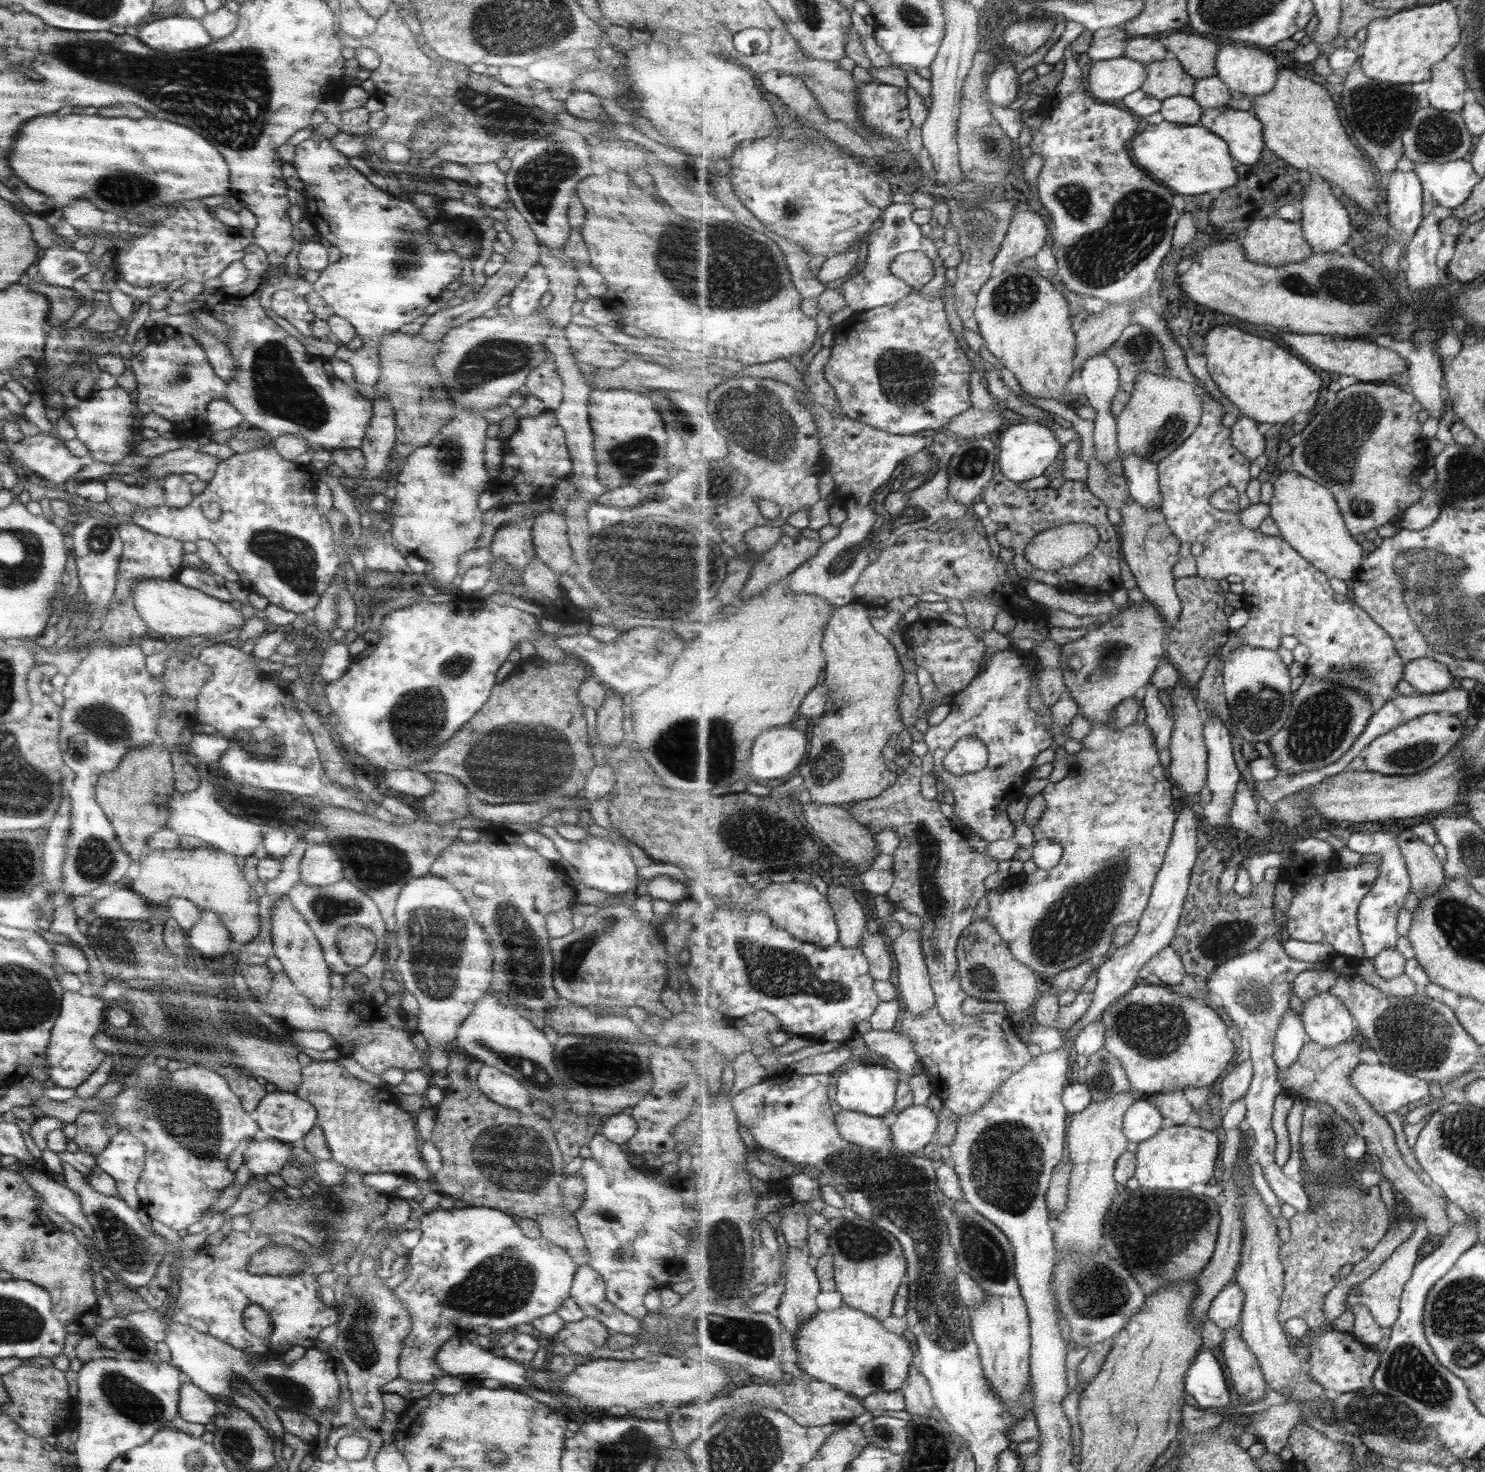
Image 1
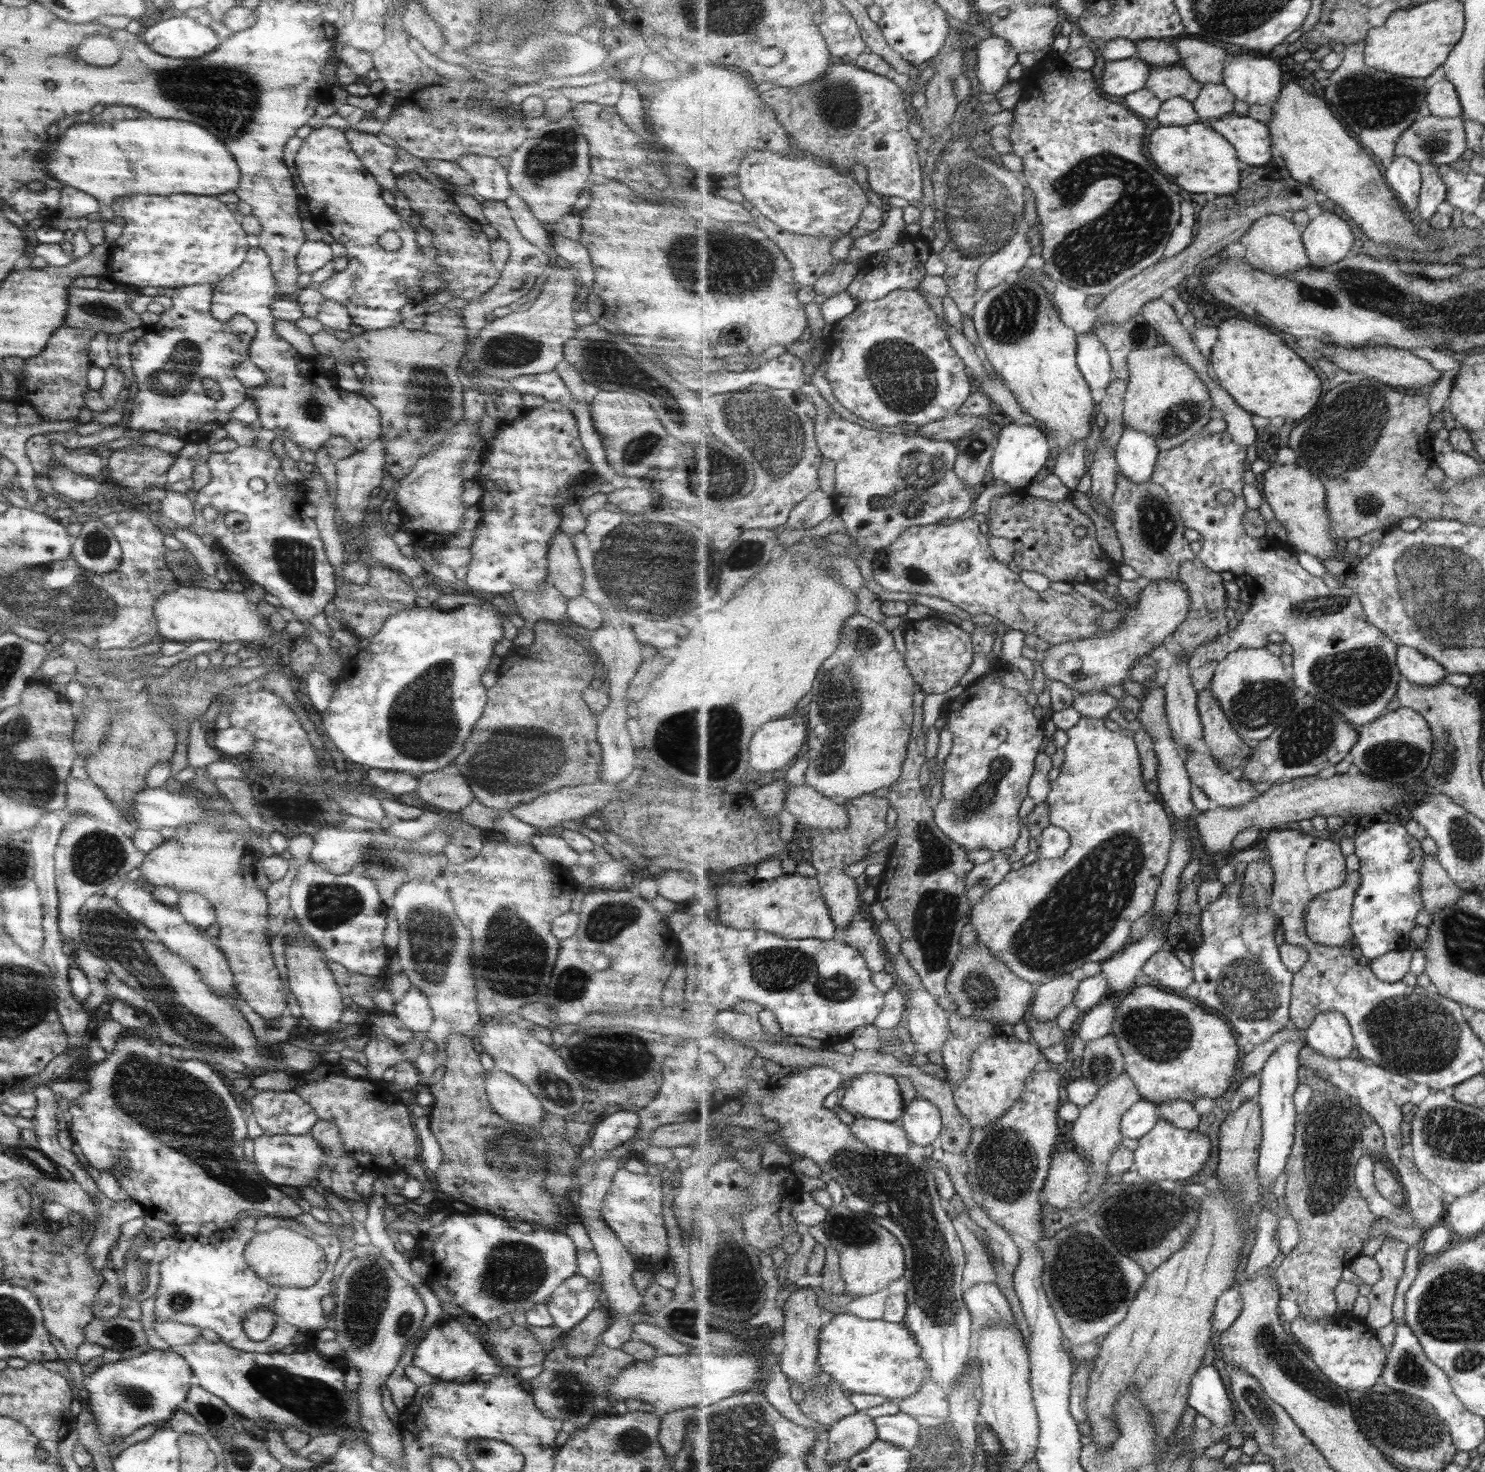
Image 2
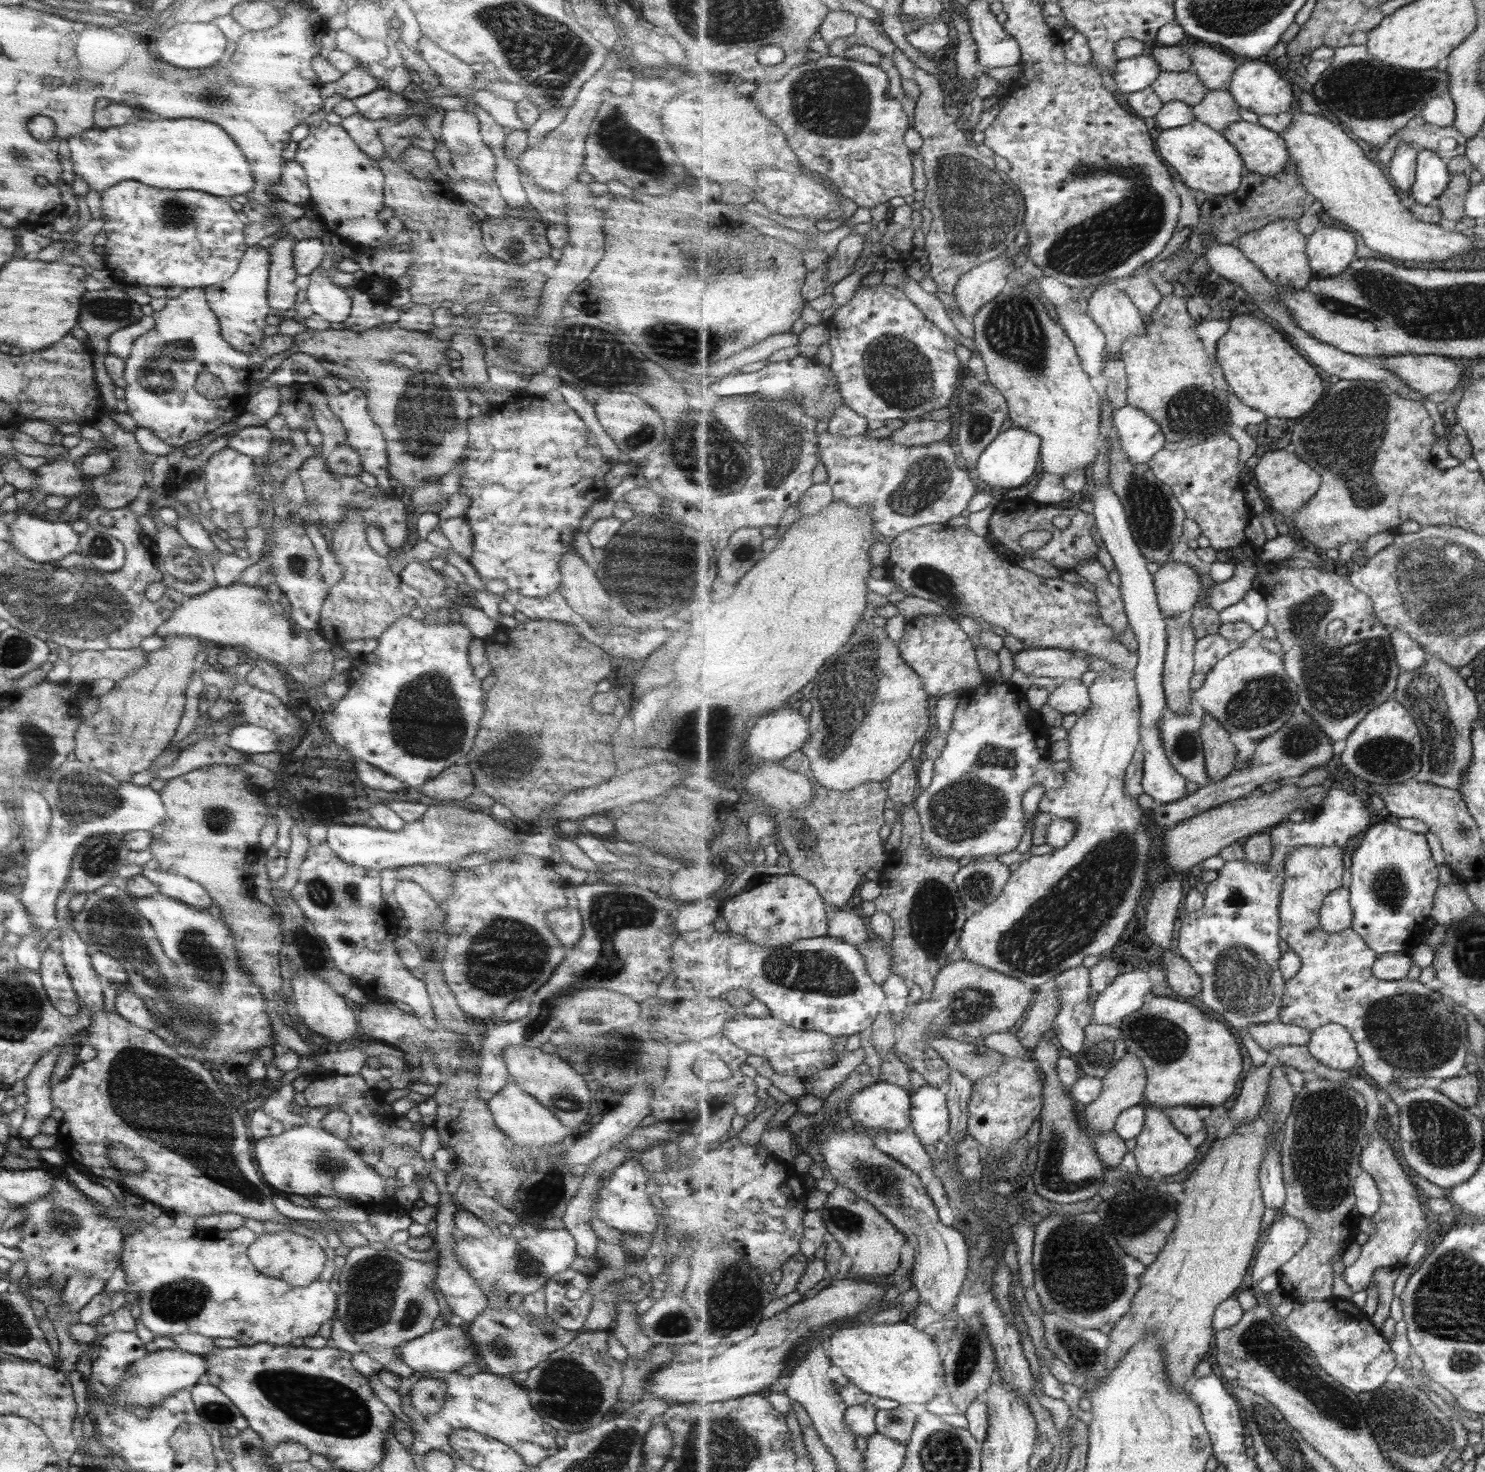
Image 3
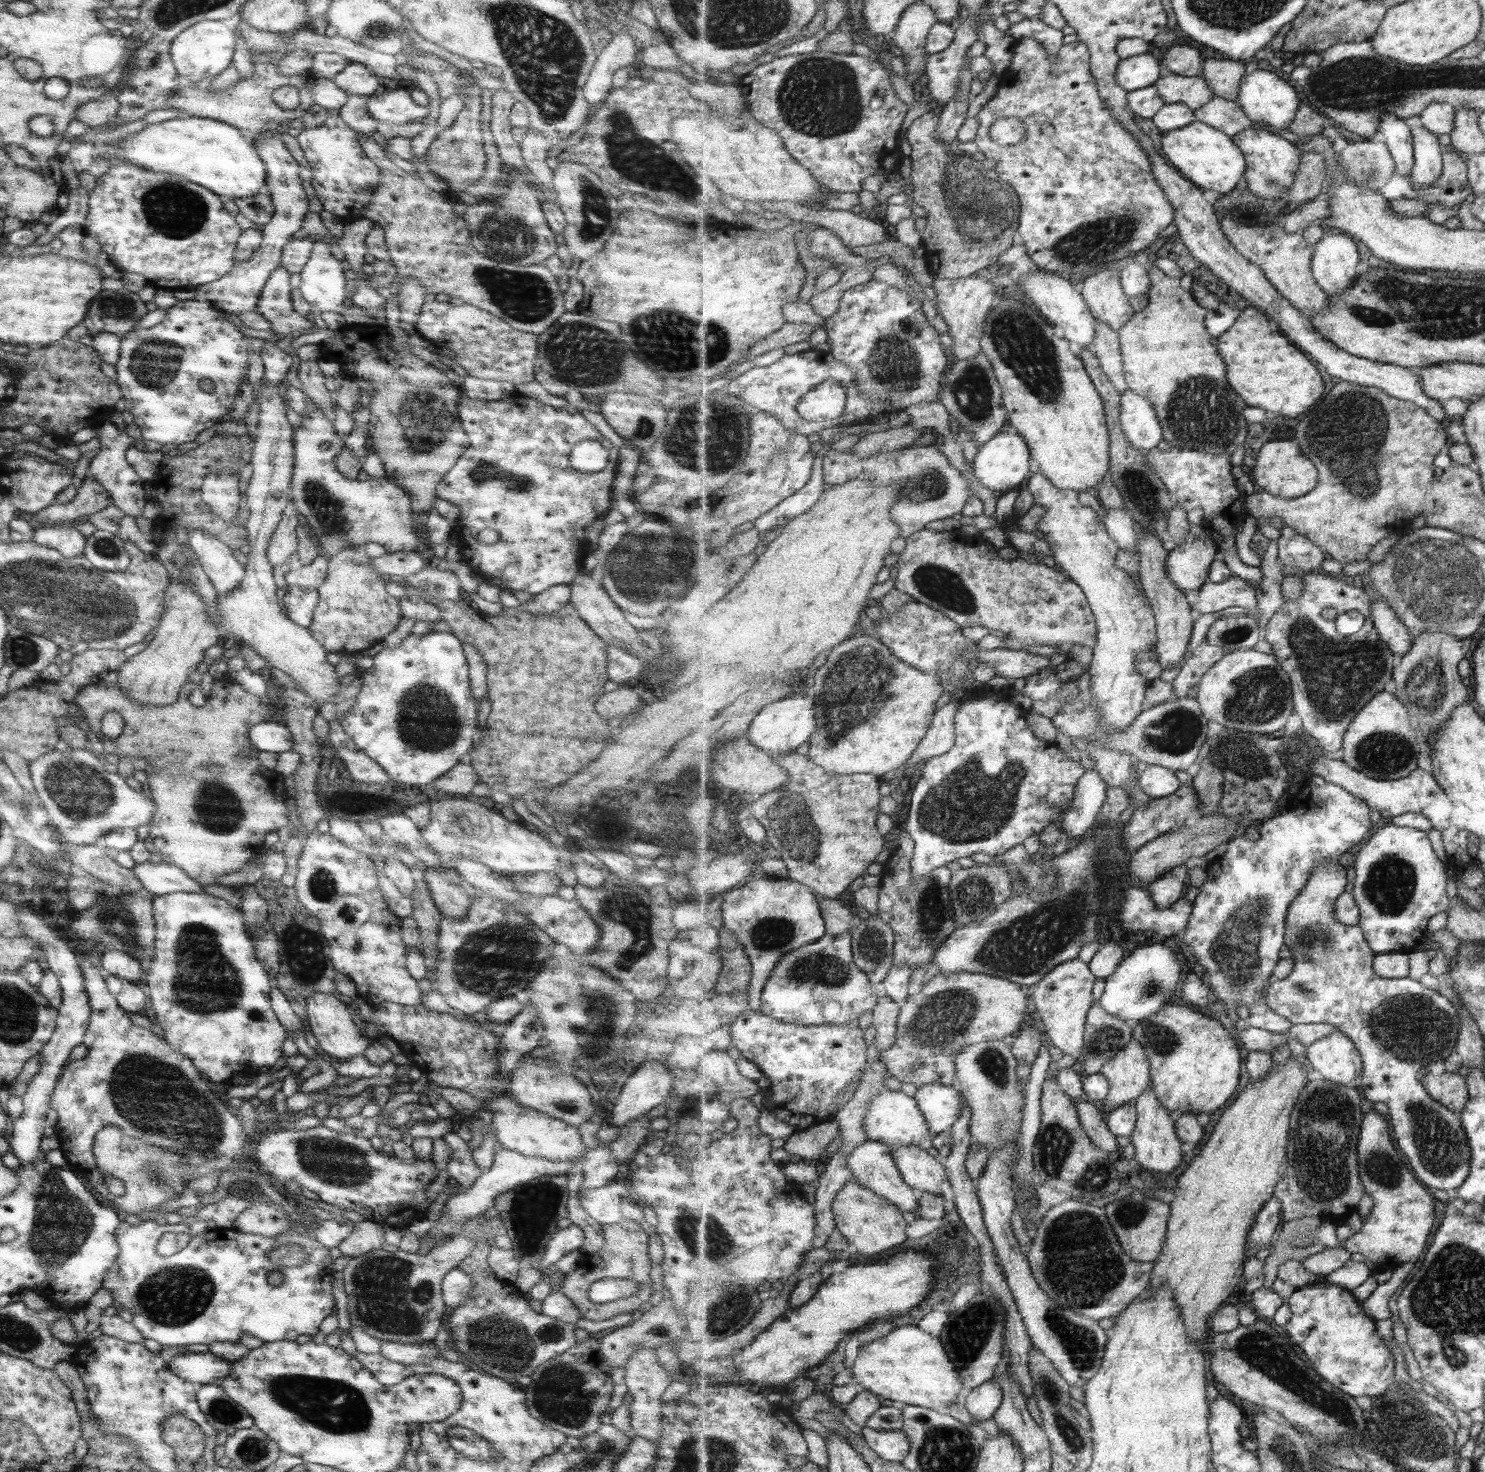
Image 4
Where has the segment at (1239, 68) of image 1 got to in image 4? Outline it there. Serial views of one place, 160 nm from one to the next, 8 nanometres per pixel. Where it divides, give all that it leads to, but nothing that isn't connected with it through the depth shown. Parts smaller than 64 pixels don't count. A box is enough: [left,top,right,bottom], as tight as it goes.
[1238,70,1301,130]

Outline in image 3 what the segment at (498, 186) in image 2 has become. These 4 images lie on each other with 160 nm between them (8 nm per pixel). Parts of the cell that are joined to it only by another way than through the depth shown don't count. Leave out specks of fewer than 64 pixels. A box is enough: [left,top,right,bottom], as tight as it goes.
[440,110,494,183]

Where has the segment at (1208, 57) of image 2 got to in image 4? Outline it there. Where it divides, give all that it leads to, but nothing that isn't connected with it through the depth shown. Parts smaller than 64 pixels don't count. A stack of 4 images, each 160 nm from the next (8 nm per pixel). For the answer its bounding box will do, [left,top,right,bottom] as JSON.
[1203,60,1248,101]

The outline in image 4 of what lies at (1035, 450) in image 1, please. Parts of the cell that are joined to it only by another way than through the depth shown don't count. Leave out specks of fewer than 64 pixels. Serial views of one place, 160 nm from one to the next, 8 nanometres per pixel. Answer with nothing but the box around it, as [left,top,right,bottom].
[974,433,1032,494]

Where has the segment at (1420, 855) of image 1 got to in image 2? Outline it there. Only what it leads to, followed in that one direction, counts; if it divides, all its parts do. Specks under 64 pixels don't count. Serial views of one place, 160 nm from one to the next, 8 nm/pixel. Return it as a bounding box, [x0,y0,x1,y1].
[1422,853,1463,916]

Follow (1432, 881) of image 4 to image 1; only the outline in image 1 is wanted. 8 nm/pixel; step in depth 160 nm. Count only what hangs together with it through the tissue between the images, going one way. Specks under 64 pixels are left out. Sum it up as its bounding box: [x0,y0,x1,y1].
[1346,828,1412,959]

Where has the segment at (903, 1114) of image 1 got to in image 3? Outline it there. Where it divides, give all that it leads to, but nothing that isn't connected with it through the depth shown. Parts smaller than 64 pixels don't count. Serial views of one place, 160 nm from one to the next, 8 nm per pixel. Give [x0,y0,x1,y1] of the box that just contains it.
[912,1085,950,1144]

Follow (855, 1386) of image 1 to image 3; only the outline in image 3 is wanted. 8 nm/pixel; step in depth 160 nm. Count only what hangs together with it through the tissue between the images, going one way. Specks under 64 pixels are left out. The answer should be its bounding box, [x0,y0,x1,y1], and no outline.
[829,1319,943,1409]

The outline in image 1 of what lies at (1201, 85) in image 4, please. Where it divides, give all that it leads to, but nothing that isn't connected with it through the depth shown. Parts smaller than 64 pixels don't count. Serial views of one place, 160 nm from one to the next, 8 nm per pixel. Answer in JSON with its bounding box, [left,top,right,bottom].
[1142,57,1196,98]

